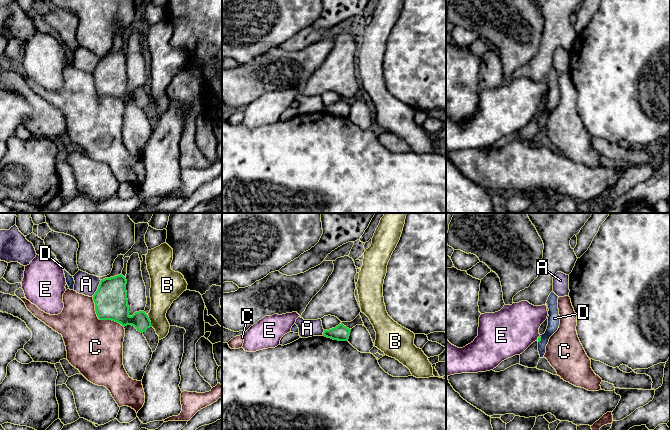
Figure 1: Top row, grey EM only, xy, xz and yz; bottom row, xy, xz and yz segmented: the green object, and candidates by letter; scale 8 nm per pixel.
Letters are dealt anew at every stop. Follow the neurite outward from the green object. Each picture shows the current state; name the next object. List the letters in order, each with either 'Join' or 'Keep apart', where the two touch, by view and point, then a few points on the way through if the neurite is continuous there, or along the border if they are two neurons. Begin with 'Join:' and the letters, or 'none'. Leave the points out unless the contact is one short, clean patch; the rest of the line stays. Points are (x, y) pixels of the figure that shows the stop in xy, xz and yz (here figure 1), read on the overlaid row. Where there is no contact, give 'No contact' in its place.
Join: none
A: Keep apart. Touches green at xy (98, 288). Boundary: xy (101, 280), (92, 296)
B: Keep apart. Touches green at xy (150, 321). Boundary: xy (147, 315), (151, 326)
C: Keep apart. Touches green at xy (100, 319)
D: Keep apart. Touches green at yz (540, 339). Boundary: yz (540, 336), (538, 342)
E: Keep apart. Touches green at yz (538, 338). Boundary: yz (539, 335), (537, 340)

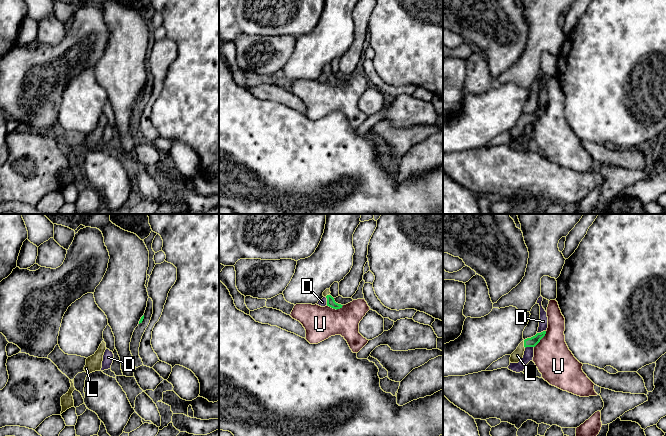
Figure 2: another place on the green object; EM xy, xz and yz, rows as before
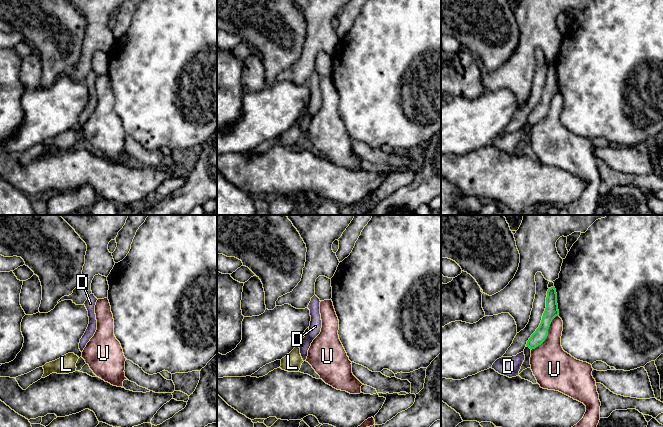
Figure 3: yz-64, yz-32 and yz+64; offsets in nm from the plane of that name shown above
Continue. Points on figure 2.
Join: L
D: Keep apart. Touches green at xz (327, 301). Boundary: xz (325, 297), (327, 305)
L: Join. Touches green at yz (524, 344). Path across: yz (533, 341), (524, 344), (517, 355)
U: Keep apart. Touches green at xz (335, 308)

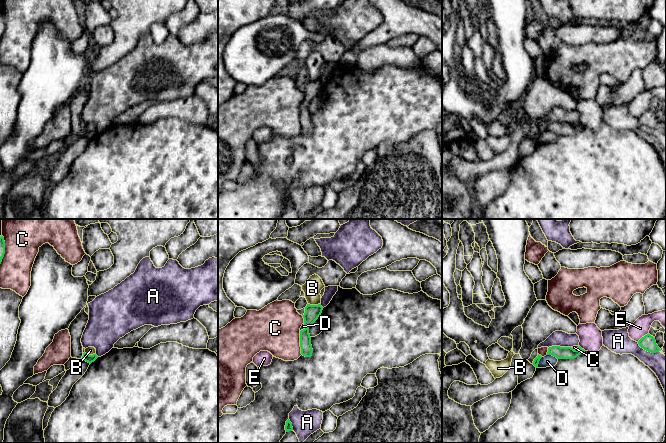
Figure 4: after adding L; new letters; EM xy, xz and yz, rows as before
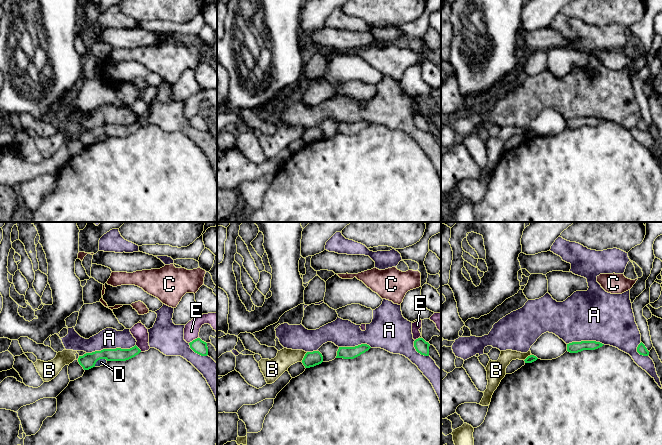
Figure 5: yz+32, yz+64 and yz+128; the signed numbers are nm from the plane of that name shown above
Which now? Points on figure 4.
Join: none
A: Keep apart. Touches green at yz (647, 350)
B: Keep apart. Touches green at xz (314, 305). Boundary: xz (308, 303), (320, 304)
C: Keep apart. Touches green at xz (300, 343)
D: Keep apart. Touches green at yz (552, 355). Boundary: yz (547, 354), (551, 354), (557, 359)
E: Keep apart. Touches green at yz (642, 337)

